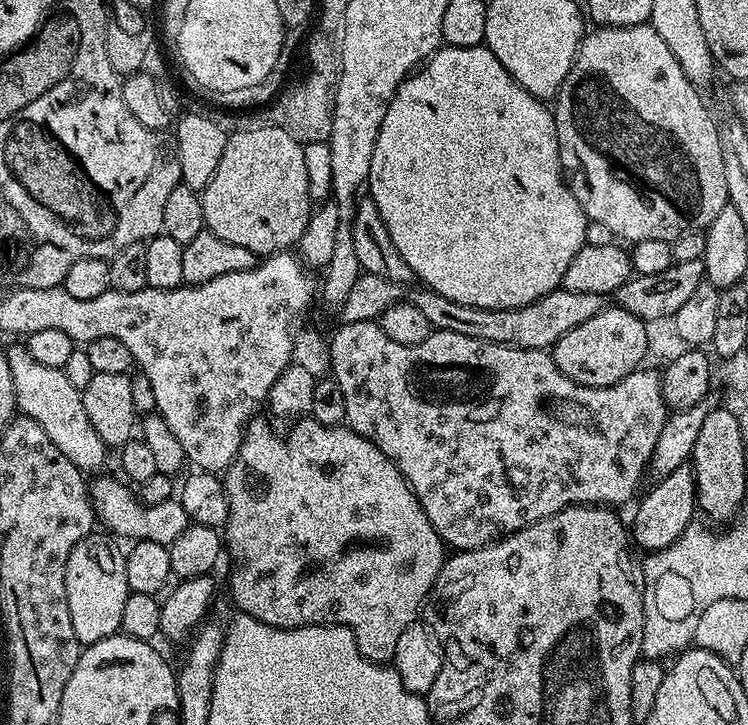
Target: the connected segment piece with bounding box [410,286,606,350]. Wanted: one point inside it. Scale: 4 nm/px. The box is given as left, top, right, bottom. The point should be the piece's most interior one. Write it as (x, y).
(539, 324)

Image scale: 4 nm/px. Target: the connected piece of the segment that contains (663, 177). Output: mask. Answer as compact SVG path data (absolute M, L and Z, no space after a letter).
M651 23L618 26L617 28L596 26L581 40L580 49L576 51L576 57L570 66L570 74L566 74L560 91L554 97L556 141L560 151L560 167L568 189L574 194L578 206L582 206L584 215L589 220L609 228L617 241L637 244L646 238L658 238L671 242L687 232L706 230L710 226L710 222L714 222L714 218L718 218L718 213L730 202L718 120L717 117L714 118L708 113L703 98L696 92L699 92L697 85L690 83L684 76L682 66L678 66L678 58L674 58L674 54L670 54L670 46L666 46L666 42L662 42L662 37L652 29Z

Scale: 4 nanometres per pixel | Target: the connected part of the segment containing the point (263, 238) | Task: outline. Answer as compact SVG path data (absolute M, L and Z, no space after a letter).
M257 126L231 133L218 161L218 170L214 170L214 178L204 187L200 201L205 229L218 234L218 238L234 242L234 246L243 246L258 258L289 251L299 245L302 230L306 230L308 217L314 211L314 201L308 193L304 145L281 128Z

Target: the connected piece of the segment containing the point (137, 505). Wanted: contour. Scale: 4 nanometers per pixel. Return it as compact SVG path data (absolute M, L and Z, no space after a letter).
M97 475L91 481L90 495L92 507L96 510L99 523L101 525L104 523L109 528L105 529L113 537L129 536L129 541L132 542L149 540L169 545L174 542L174 538L178 538L178 534L182 534L182 530L188 528L190 521L186 510L182 510L179 499L173 498L166 502L147 505L134 495L133 489L123 479L117 478L115 480L112 476L104 475Z

